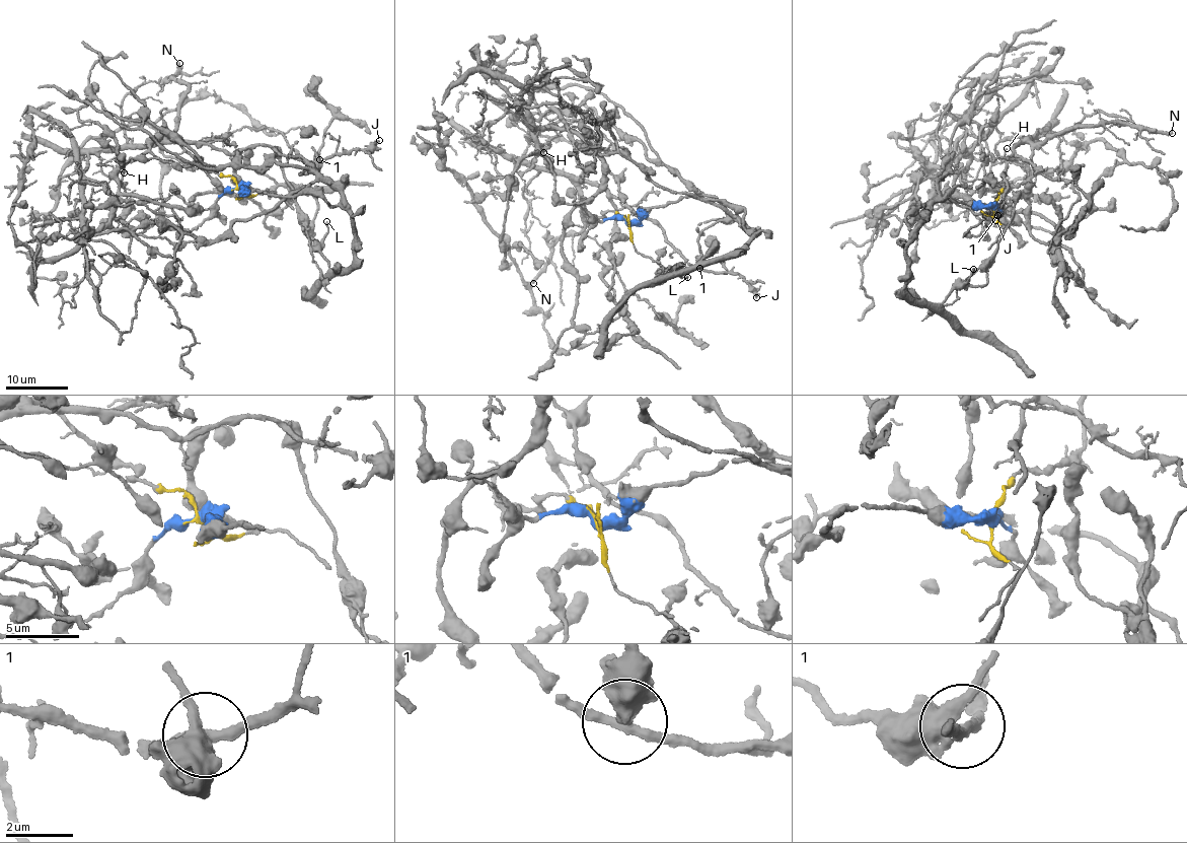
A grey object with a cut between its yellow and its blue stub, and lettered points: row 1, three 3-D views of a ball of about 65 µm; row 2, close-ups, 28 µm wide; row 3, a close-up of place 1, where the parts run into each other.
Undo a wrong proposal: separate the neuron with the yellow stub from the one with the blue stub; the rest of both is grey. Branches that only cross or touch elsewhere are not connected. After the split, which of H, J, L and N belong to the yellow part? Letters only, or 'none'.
H, J, N

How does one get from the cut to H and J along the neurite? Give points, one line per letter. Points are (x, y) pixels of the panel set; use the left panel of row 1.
H: (237, 189), (229, 177), (197, 162), (173, 141), (126, 144), (118, 149), (124, 170), (121, 186), (124, 173)
J: (237, 189), (229, 177), (167, 140), (228, 153), (266, 144), (311, 162), (379, 141)

